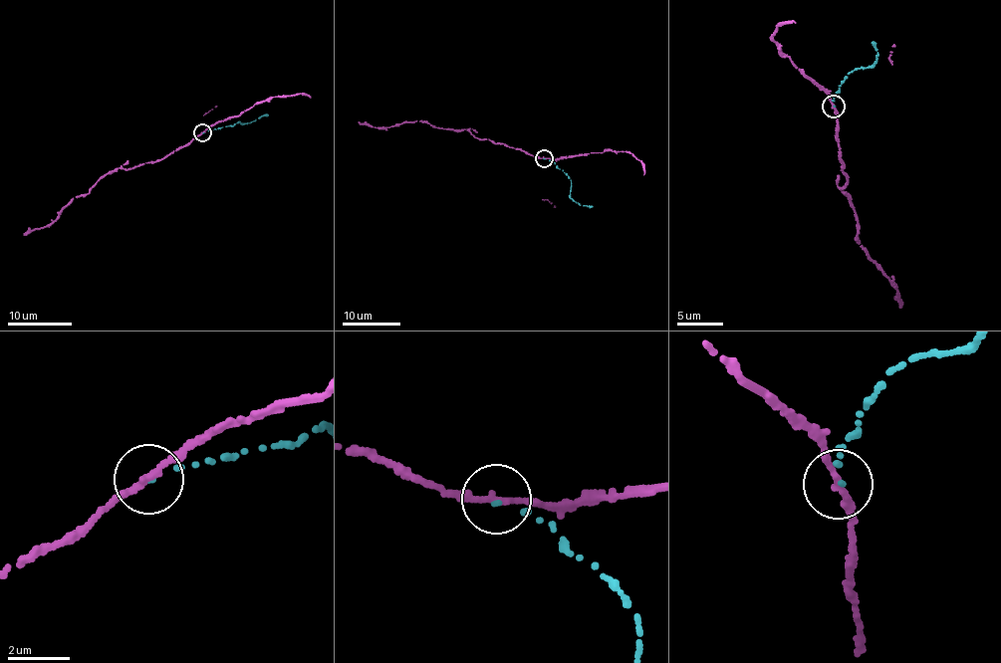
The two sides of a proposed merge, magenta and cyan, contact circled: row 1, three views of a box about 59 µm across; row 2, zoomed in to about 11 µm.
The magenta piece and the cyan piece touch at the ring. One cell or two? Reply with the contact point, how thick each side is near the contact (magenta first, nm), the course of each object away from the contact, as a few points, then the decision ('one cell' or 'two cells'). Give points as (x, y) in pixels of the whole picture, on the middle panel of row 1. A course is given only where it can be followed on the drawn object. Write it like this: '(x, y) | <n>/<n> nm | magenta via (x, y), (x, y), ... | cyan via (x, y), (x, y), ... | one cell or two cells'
(544, 158) | 220/100 nm | magenta via (544, 157), (476, 138), (464, 129), (436, 127), (415, 120), (388, 127), (358, 121) | cyan via (544, 159), (553, 161), (566, 174), (572, 185), (572, 199), (581, 205), (593, 206) | two cells

